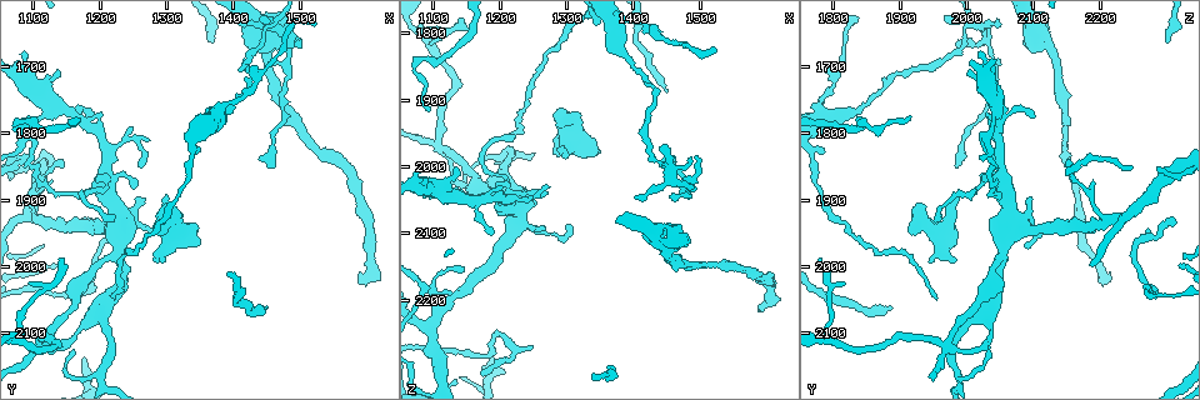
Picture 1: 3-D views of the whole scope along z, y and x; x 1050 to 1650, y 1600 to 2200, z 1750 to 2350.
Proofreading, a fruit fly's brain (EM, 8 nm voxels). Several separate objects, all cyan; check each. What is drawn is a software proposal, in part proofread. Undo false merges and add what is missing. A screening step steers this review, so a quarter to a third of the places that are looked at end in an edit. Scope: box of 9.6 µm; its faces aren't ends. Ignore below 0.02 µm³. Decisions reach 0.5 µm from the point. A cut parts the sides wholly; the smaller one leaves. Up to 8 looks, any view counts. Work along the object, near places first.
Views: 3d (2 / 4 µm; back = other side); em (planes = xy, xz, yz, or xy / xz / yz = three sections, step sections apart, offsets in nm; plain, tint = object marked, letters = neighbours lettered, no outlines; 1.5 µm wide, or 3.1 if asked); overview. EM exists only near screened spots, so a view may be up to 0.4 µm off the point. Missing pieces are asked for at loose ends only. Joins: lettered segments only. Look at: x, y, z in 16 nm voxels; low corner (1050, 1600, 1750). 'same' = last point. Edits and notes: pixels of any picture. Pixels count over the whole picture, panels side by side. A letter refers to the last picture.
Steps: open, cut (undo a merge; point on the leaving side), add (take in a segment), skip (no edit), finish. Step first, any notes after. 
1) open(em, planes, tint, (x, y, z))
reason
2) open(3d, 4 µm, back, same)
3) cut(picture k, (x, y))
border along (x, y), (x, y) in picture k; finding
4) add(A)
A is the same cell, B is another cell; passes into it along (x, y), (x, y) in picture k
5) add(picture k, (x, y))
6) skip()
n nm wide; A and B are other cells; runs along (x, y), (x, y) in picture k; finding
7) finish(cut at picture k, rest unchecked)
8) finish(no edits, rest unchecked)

open(em, yz, step 8, letters, (1285, 1990, 1985))
branch stops here

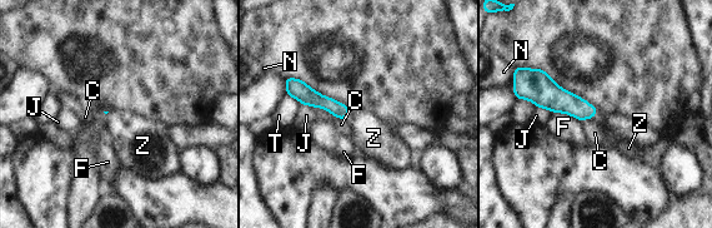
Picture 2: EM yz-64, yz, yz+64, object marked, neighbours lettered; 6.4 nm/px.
open(em, planes, letters, same)
cut it another way

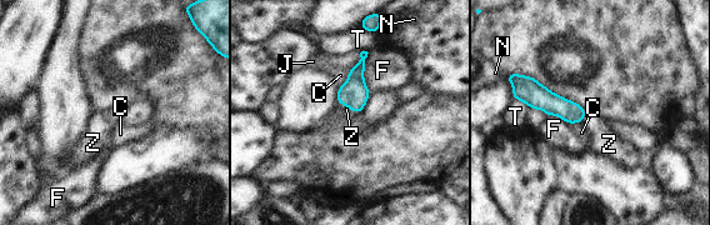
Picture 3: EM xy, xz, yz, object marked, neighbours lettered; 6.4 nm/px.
add(Z)
Z is the same cell, C, F, J, N and T are other cells; passes into it along (548, 101), (583, 118), (605, 141) in picture 3; it goes on there

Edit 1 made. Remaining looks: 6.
open(overview)
see it whole again

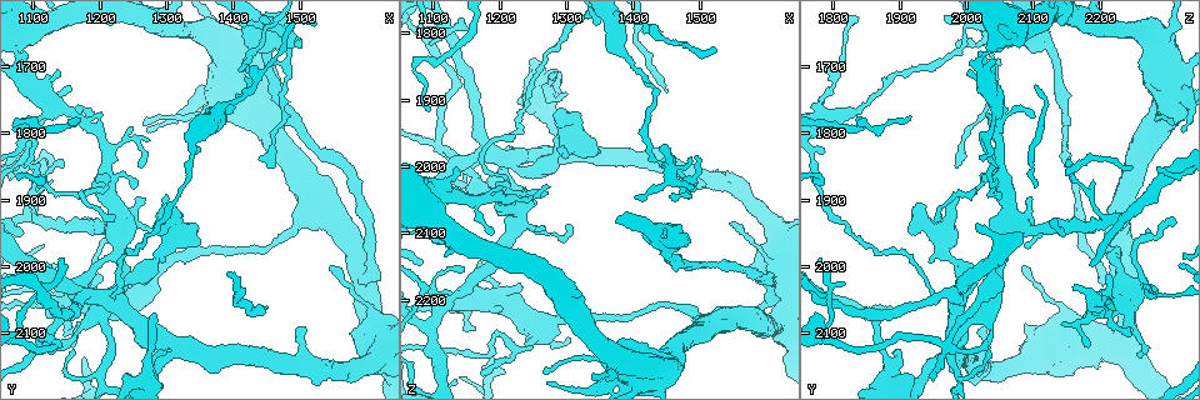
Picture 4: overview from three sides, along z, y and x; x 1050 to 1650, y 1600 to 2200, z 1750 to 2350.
open(3d, 2 µm, (1270, 1900, 2095))
free end

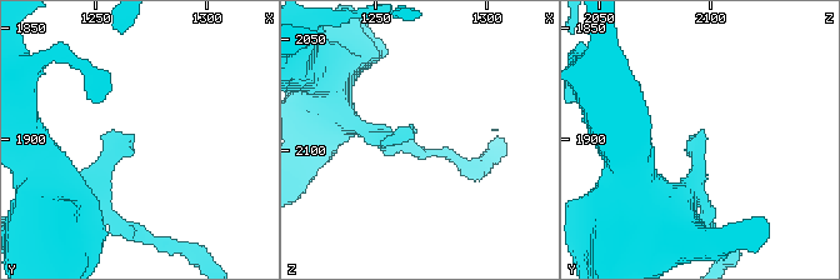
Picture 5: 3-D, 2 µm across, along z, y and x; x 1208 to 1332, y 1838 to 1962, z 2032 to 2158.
open(em, xy, step 4, tint, (1267, 1899, 2090))

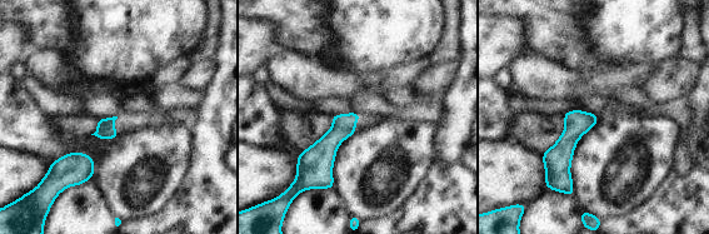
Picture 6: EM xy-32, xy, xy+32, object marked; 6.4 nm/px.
open(em, planes, letters, same)
another direction

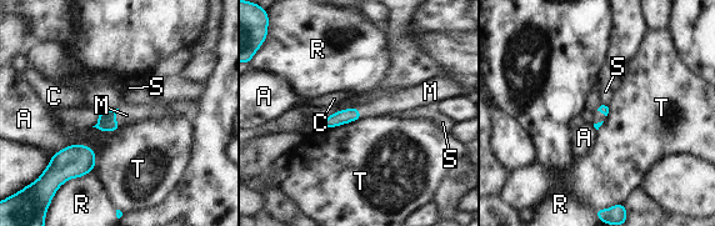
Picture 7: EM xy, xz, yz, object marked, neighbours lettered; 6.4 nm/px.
add(M)
M is the same cell, A, C, R, S and T are other cells; passes into it along (106, 122), (114, 119), (126, 115) in picture 7; it goes on there

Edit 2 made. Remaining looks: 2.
open(3d, 4 µm, (1200, 2015, 2210))
stops while still wide

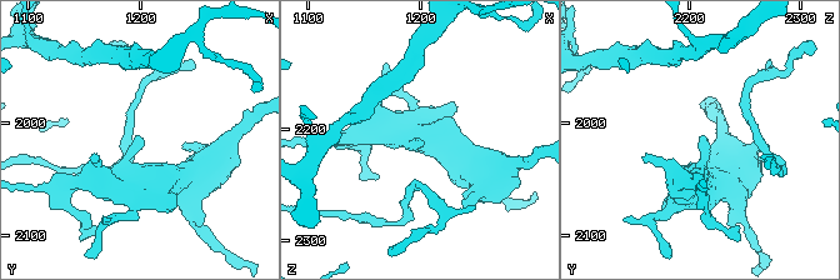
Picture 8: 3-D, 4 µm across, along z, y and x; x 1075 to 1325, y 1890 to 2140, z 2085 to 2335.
open(em, xz, step 8, letters, (1200, 2012, 2212))
shape alone is not enough

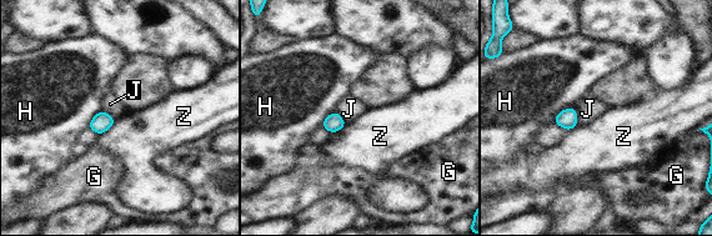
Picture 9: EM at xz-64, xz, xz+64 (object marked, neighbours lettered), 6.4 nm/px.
skip()
G, H, J and Z are other cells; border along (573, 106), (562, 109), (553, 121) in picture 9; no lettered segment goes on from it

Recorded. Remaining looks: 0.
finish(add at picture 3, add at picture 7, rest unchecked)

